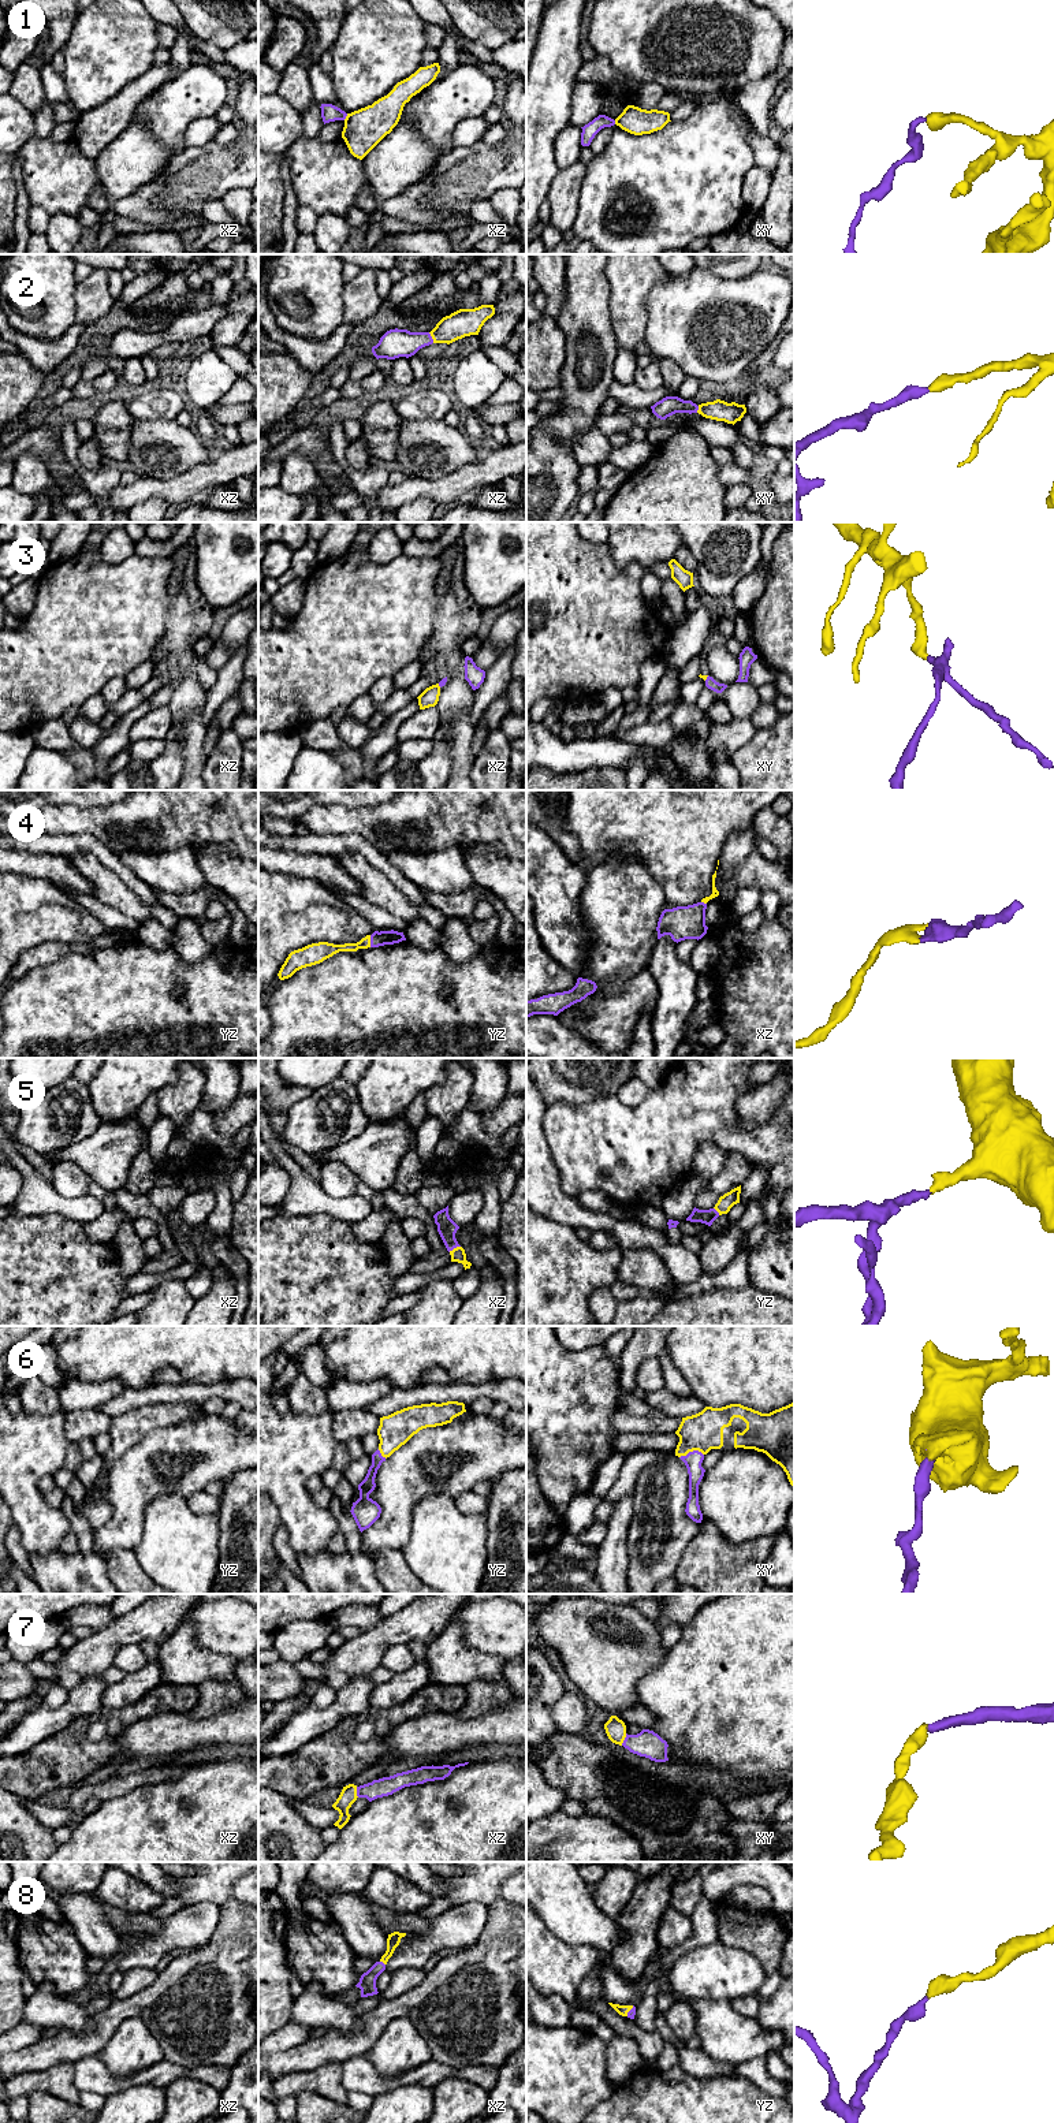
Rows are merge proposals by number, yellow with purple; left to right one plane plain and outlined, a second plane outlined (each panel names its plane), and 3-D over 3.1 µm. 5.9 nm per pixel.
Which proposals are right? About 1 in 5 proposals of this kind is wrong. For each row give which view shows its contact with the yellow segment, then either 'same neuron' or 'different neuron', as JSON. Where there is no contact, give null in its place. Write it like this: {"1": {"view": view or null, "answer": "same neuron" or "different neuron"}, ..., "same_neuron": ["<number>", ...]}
{"1": {"view": "xz", "answer": "different neuron"}, "2": {"view": "xz", "answer": "same neuron"}, "3": {"view": "xy", "answer": "same neuron"}, "4": {"view": "yz", "answer": "same neuron"}, "5": {"view": "xz", "answer": "same neuron"}, "6": {"view": "xy", "answer": "same neuron"}, "7": {"view": "xy", "answer": "same neuron"}, "8": {"view": "xz", "answer": "same neuron"}, "same_neuron": ["2", "3", "4", "5", "6", "7", "8"]}

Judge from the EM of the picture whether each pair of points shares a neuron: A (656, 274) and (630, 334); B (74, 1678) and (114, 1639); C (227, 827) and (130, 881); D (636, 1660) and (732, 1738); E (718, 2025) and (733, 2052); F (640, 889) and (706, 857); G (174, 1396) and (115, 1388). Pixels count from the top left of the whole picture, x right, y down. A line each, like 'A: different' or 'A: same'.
A: same
B: different
C: different
D: different
E: same
F: different
G: different

